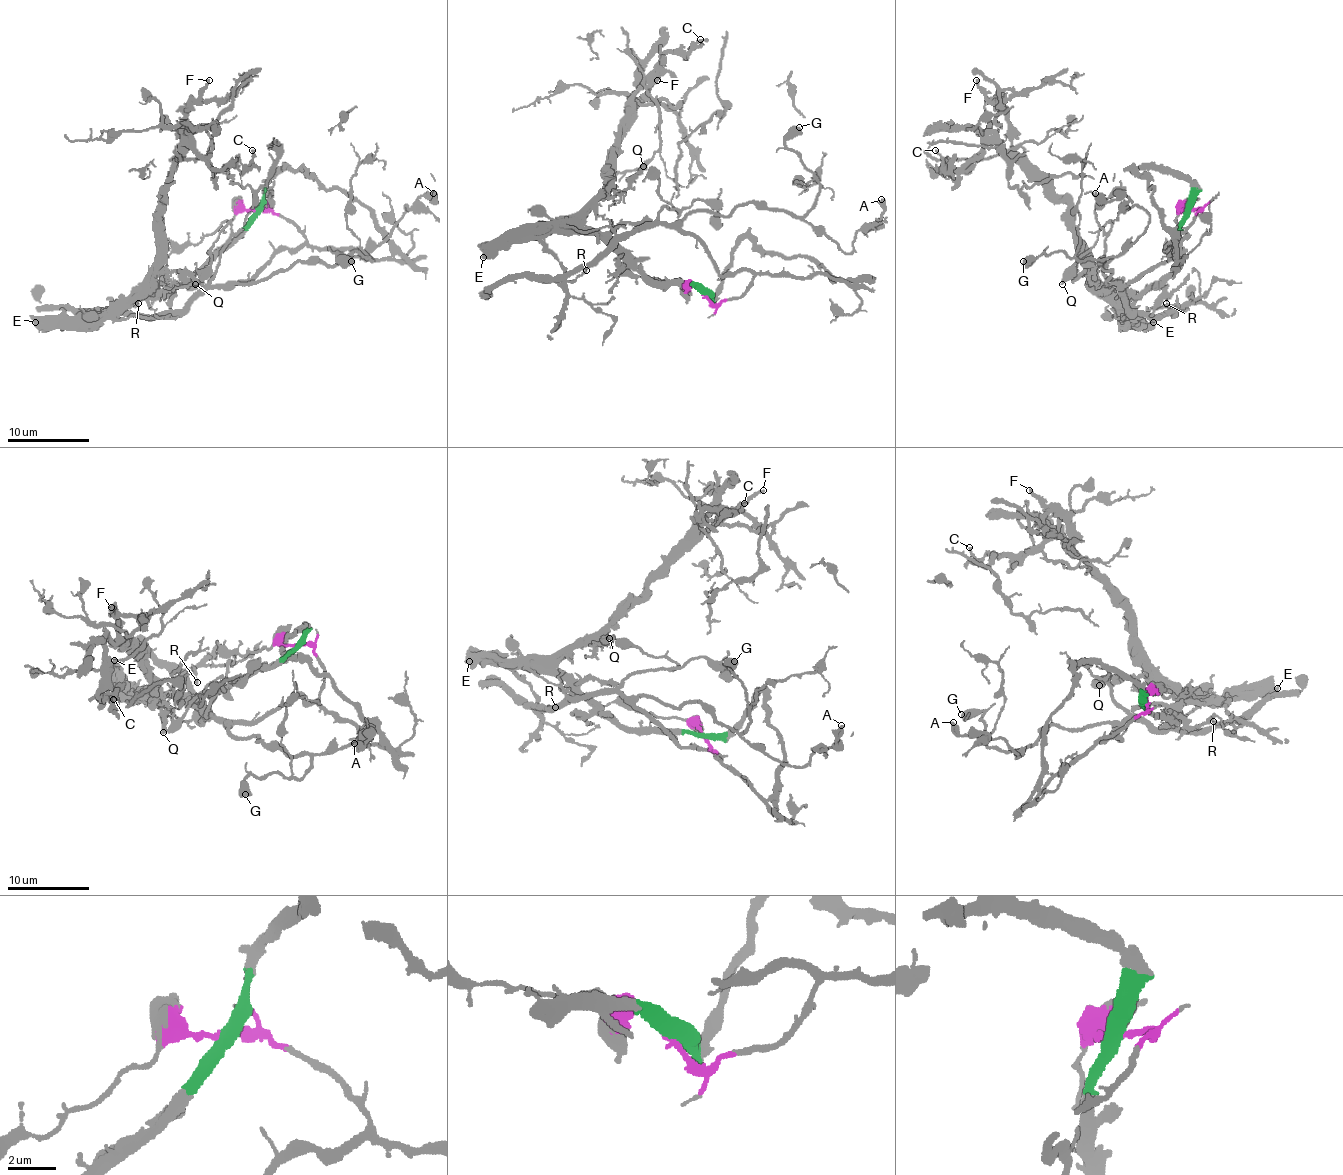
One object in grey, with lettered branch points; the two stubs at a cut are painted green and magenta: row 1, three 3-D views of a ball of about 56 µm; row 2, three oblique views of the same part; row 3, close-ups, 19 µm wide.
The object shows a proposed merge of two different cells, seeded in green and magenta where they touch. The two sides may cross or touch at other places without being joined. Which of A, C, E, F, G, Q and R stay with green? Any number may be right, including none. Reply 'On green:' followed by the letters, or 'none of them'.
On green: C, E, F, Q, R

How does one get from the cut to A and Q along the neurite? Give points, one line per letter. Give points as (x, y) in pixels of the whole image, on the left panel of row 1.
A: (257, 211), (290, 219), (306, 239), (233, 284), (372, 252), (406, 205), (435, 200), (433, 192)
Q: (257, 211), (208, 262), (165, 294), (136, 299), (157, 276), (167, 272), (188, 274), (196, 284)

